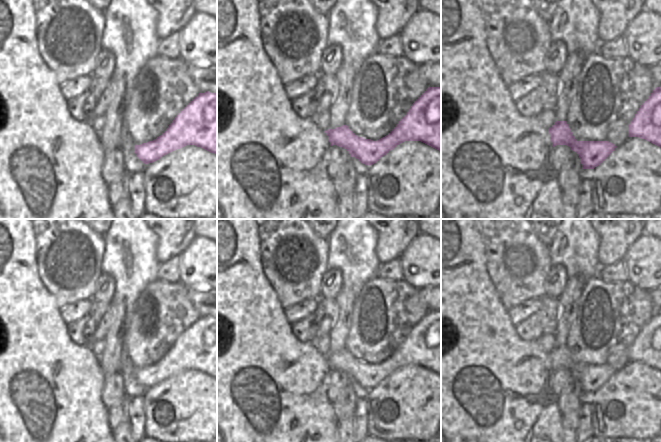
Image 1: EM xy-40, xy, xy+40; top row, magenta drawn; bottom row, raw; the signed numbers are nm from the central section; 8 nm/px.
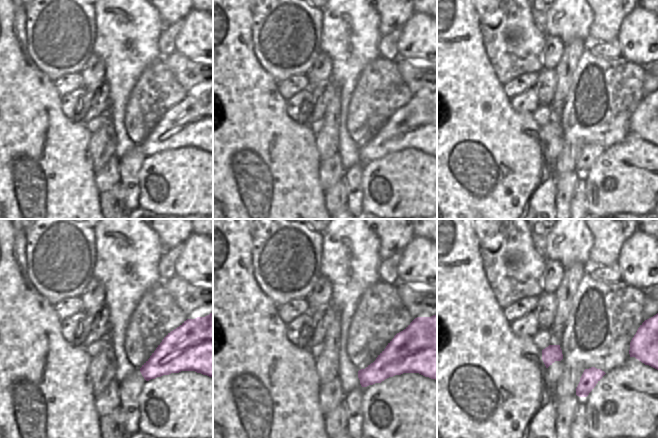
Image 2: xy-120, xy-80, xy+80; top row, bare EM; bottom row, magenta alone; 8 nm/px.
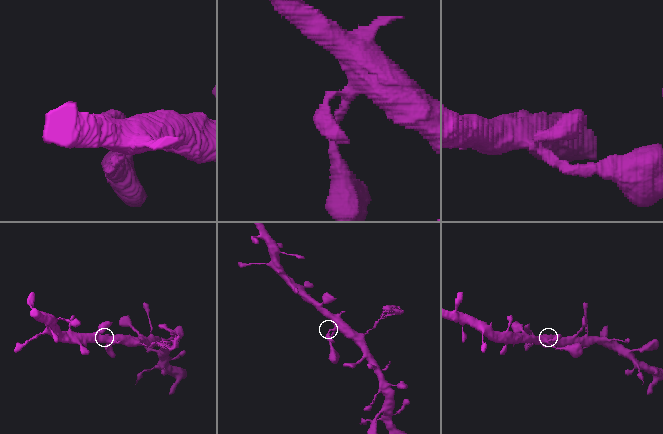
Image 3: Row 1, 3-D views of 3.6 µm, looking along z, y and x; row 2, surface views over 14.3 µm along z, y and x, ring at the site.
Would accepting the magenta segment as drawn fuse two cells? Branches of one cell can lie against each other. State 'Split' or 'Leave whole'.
Leave whole.

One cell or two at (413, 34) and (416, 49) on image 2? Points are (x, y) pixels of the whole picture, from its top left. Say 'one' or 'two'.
one

